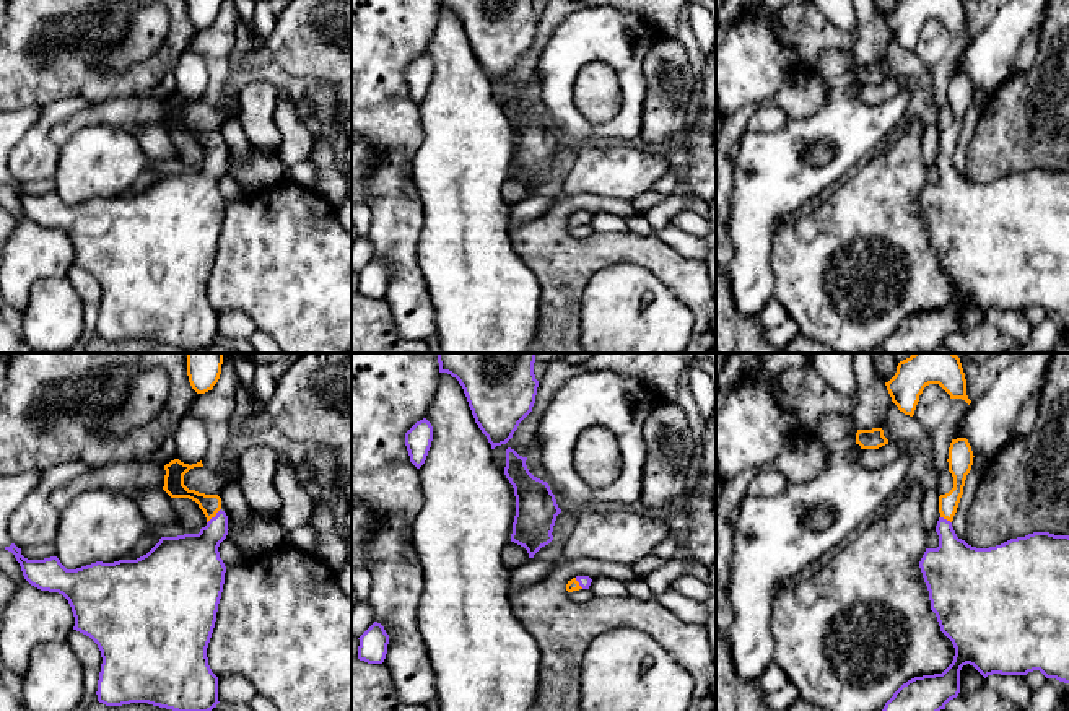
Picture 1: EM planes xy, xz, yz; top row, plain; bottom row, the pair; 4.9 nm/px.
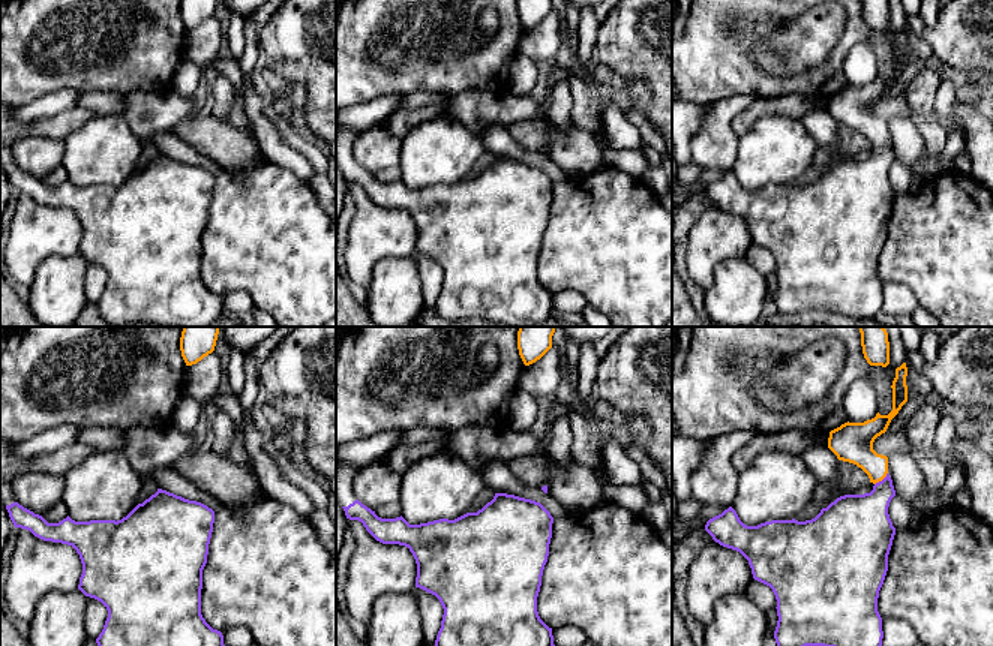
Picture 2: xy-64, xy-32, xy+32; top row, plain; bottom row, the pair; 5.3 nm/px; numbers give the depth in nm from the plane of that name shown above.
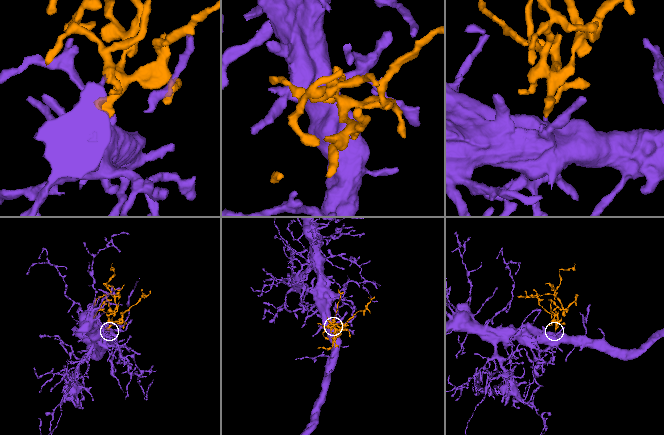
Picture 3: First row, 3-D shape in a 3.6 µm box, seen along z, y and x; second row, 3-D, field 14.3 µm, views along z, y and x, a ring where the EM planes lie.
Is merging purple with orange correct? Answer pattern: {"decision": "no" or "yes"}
{"decision": "yes"}

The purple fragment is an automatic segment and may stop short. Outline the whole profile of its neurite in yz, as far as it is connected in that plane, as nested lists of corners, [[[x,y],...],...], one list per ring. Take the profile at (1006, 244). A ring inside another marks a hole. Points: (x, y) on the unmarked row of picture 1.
[[[966,73],[952,75],[947,98],[953,124],[939,132],[939,182],[926,184],[919,197],[931,246],[940,267],[952,277],[955,291],[942,309],[903,319],[882,345],[887,353],[932,353],[945,345],[960,329],[960,306],[966,299],[984,314],[1040,306],[1046,314],[1069,319],[1069,171],[1033,168],[989,184],[976,184],[958,174],[952,156],[973,93]]]

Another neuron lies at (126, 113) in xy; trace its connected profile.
[[[119,98],[109,103],[89,106],[67,120],[57,122],[49,137],[57,148],[62,148],[78,130],[88,125],[107,124],[125,132],[133,130],[135,125],[164,122],[164,103],[150,98]]]

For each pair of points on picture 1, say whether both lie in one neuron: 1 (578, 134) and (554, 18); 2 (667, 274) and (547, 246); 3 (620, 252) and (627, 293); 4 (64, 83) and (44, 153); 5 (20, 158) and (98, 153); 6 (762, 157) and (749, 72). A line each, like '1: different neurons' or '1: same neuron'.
1: different neurons
2: same neuron
3: different neurons
4: different neurons
5: different neurons
6: different neurons

